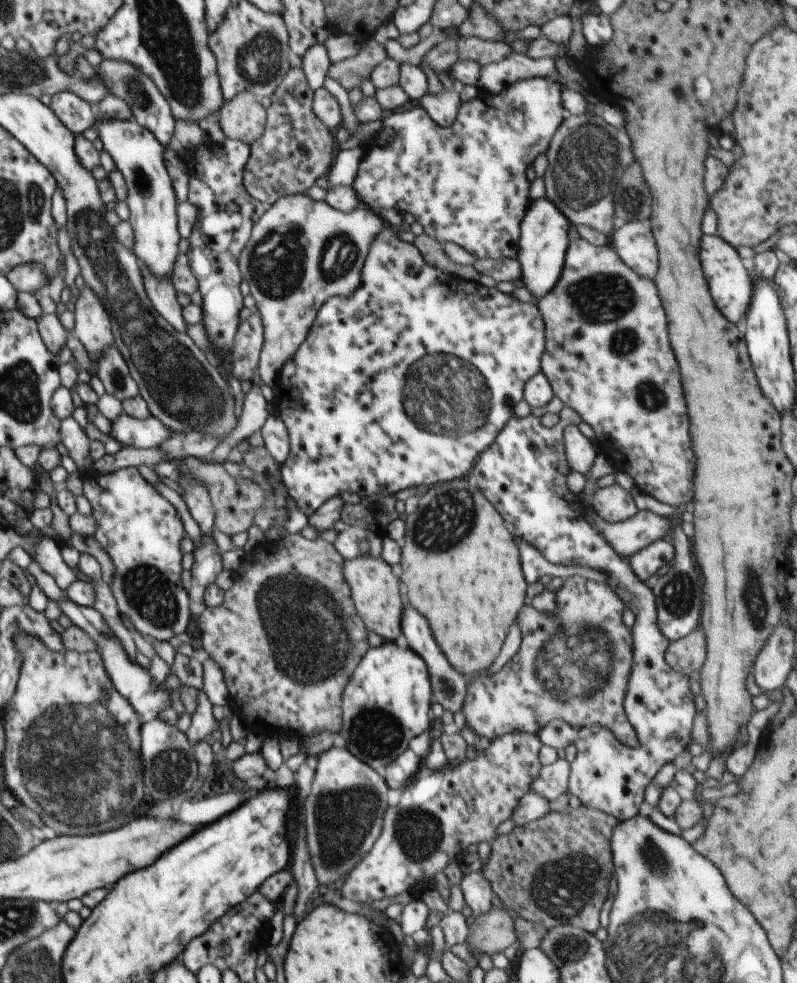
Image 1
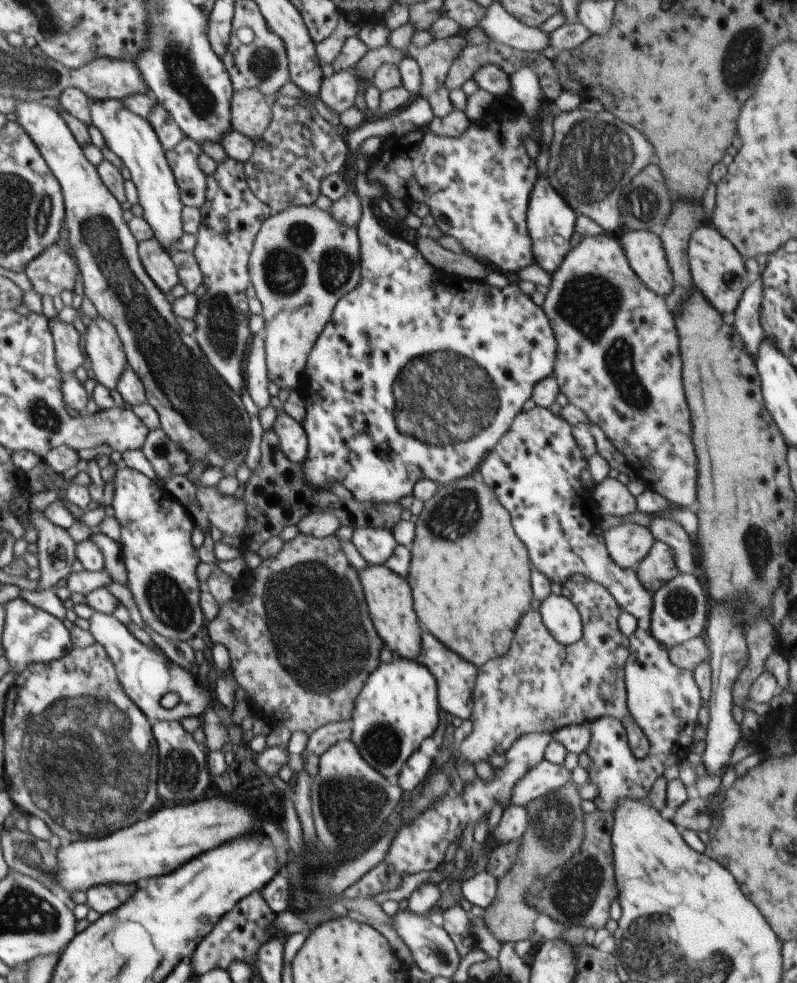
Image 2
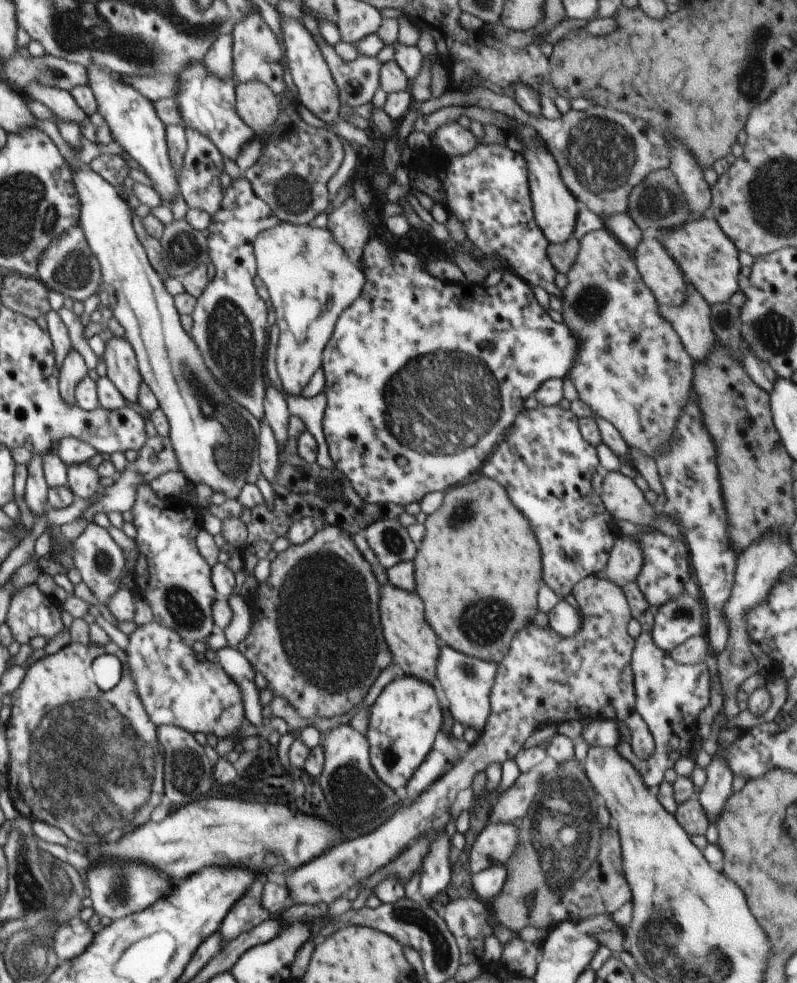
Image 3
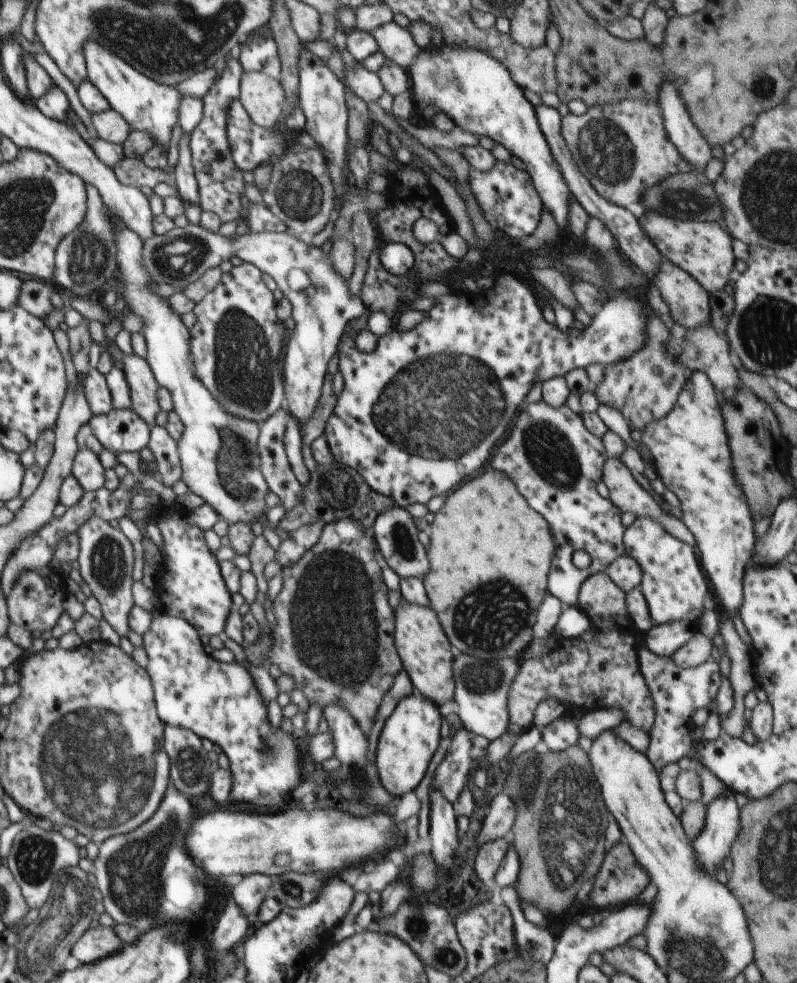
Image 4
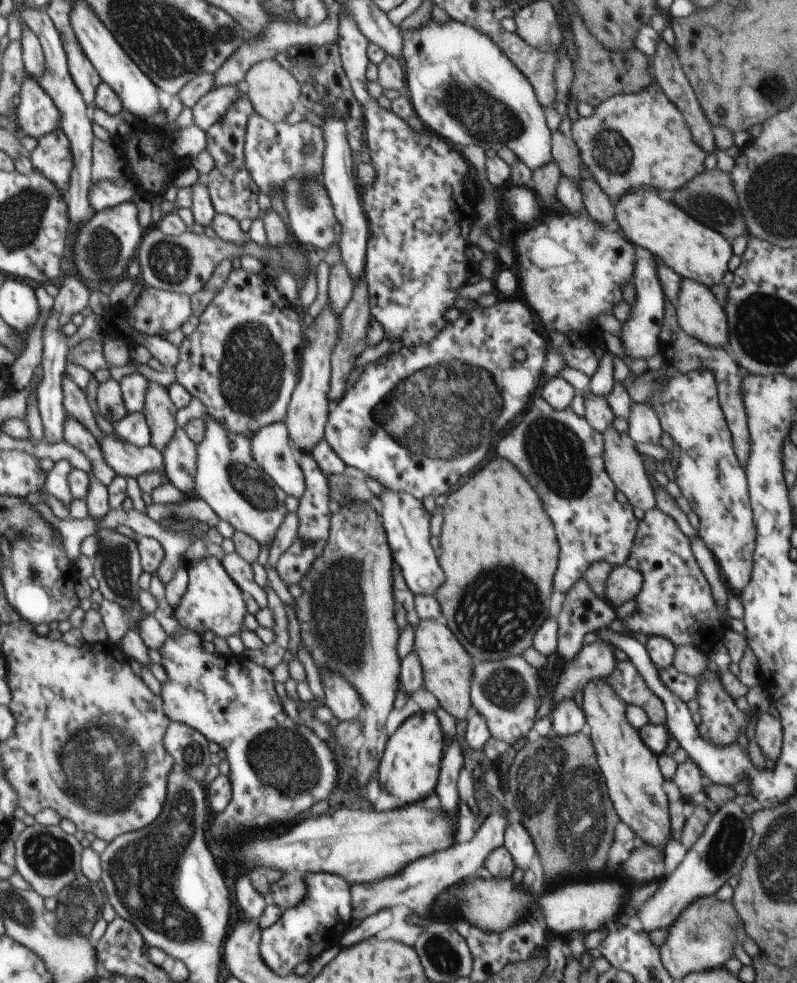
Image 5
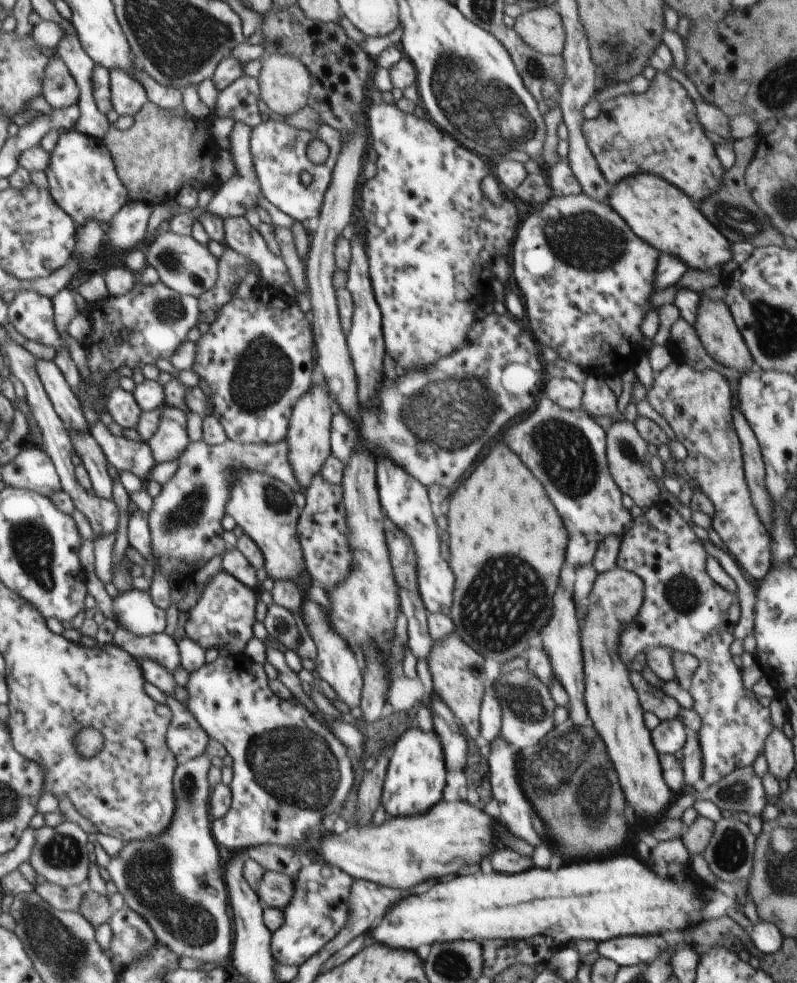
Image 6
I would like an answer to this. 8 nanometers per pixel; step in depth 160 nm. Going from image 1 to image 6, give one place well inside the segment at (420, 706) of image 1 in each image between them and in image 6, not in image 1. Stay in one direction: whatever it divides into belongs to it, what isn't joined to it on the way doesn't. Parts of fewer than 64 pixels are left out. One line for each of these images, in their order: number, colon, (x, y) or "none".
2: (398, 707)
3: (406, 716)
4: (409, 738)
5: (409, 770)
6: (416, 775)

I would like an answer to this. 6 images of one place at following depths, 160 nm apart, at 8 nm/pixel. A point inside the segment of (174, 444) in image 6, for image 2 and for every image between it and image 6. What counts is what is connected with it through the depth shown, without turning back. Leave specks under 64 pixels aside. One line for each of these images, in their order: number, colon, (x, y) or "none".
2: (103, 346)
3: (122, 368)
4: (143, 386)
5: (159, 410)

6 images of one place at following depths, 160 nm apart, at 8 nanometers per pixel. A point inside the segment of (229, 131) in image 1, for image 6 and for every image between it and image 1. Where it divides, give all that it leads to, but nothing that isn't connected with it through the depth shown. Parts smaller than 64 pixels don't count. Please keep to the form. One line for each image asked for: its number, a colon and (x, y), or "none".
2: (250, 113)
3: (258, 105)
4: (264, 98)
5: (273, 90)
6: (285, 83)

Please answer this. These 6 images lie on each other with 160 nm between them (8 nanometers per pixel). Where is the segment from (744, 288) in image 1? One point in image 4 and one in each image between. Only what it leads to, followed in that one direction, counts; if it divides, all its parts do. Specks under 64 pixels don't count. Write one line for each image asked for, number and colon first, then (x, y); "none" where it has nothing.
2: (716, 266)
3: (709, 260)
4: (704, 250)

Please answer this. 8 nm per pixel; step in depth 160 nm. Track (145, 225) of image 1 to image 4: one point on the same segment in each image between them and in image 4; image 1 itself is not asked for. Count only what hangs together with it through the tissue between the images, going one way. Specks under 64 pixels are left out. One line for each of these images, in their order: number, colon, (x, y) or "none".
2: (131, 137)
3: (133, 119)
4: (145, 105)

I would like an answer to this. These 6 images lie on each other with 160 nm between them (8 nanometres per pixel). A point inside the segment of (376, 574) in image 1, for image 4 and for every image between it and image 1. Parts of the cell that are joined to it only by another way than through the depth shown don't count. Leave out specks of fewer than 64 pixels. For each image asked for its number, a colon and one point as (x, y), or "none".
2: (389, 597)
3: (415, 647)
4: (426, 653)

